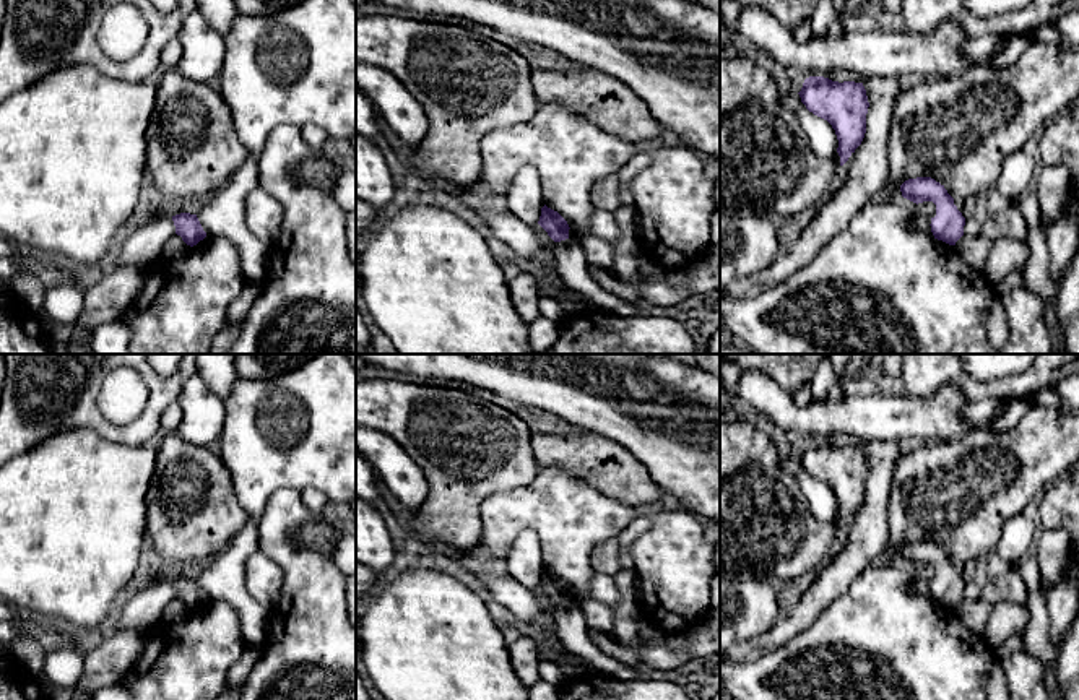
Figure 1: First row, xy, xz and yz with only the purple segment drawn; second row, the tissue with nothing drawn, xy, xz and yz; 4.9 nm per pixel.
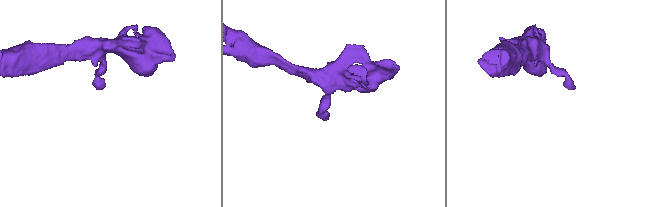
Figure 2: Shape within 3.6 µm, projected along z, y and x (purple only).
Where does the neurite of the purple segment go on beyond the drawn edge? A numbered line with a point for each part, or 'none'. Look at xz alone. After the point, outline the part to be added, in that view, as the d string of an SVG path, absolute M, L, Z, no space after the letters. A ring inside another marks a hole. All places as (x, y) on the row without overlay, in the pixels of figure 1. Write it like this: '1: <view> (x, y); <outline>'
none

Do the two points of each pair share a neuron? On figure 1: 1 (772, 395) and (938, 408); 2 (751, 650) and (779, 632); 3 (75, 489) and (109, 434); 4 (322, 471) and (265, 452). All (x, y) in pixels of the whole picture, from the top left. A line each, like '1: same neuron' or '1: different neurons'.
1: same neuron
2: same neuron
3: different neurons
4: same neuron

